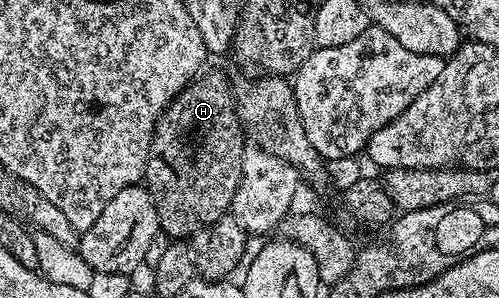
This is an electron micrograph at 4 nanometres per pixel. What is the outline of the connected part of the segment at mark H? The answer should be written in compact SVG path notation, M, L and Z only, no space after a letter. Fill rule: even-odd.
M208 71L198 74L170 101L155 125L149 146L143 183L155 201L158 228L173 241L188 240L196 231L230 214L241 180L247 136L237 116L237 104L233 102L231 79L221 71Z

